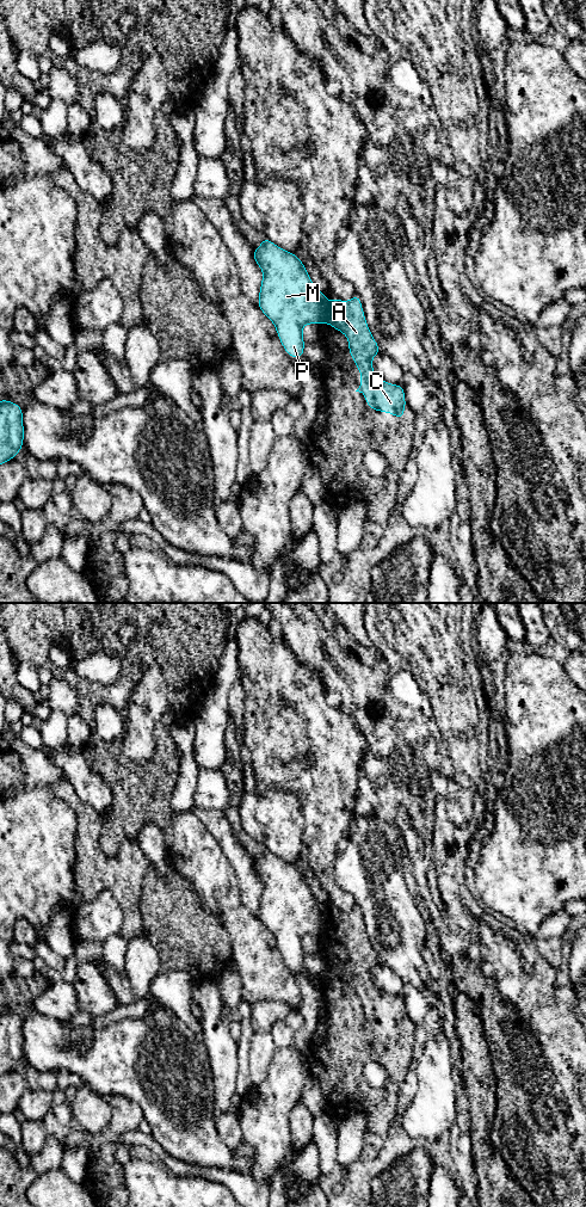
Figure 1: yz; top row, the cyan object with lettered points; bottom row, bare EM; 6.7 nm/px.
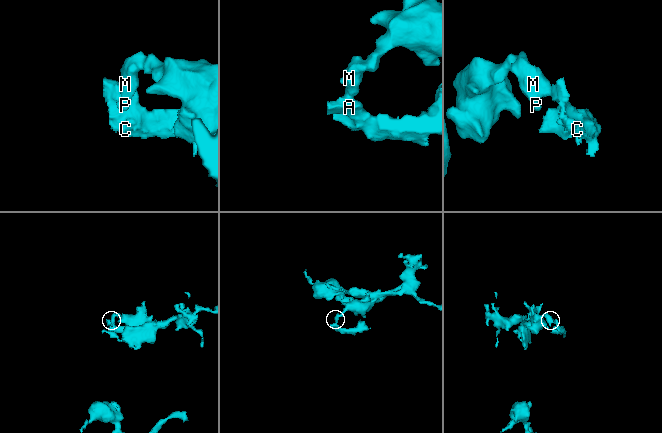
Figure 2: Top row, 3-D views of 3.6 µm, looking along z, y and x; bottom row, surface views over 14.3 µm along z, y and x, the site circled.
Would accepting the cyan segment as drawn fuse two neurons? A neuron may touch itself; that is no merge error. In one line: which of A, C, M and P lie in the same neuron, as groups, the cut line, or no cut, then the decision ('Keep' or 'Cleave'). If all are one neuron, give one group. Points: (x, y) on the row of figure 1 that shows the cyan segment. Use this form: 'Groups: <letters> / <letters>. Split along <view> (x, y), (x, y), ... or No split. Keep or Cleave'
Groups: A C / M P. Split along yz (328, 303), (320, 322). Cleave

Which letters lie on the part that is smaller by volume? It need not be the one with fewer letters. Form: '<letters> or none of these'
A, C

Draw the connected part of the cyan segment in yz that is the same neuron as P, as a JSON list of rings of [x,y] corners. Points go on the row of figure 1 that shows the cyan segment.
[[[267,238],[253,250],[253,259],[263,271],[258,307],[275,325],[285,352],[301,358],[302,328],[306,324],[321,324],[327,298],[314,285],[300,258]]]

